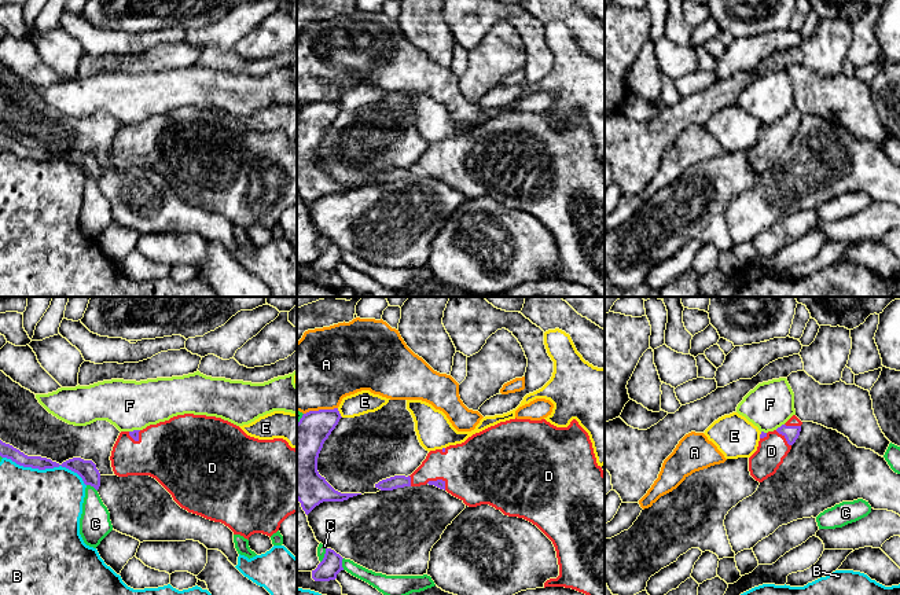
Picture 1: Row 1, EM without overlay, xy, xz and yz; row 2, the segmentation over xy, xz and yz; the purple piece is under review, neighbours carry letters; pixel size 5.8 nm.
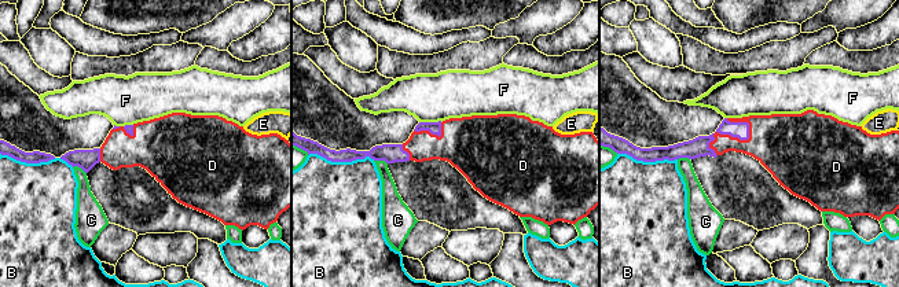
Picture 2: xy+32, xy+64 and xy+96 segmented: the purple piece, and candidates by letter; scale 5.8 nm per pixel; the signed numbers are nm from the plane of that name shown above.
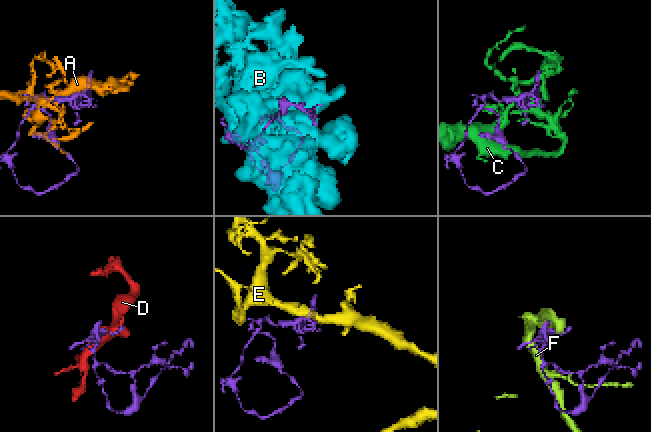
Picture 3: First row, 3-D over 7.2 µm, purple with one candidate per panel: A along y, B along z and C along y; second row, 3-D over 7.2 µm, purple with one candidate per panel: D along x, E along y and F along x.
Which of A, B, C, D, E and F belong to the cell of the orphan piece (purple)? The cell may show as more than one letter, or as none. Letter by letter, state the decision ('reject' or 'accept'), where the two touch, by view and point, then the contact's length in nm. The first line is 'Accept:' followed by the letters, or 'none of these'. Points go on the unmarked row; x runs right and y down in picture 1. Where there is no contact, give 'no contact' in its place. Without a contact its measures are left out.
Accept: D
A: reject; contact xz (320, 102); length 200 nm
B: reject; contact xy (46, 160); length 500 nm
C: reject; contact xz (324, 248); length 90 nm
D: accept; contact xz (439, 172); length 130 nm
E: reject; contact xz (338, 105); length 70 nm
F: reject; contact yz (781, 118); length 70 nm

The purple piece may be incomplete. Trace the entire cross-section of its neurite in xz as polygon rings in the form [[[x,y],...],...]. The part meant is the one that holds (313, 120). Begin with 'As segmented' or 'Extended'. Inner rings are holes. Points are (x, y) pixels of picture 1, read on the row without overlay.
As segmented. [[[338,100],[309,103],[297,115],[297,192],[308,207],[323,194],[344,194],[361,186],[335,183],[317,164],[324,133],[341,111]]]

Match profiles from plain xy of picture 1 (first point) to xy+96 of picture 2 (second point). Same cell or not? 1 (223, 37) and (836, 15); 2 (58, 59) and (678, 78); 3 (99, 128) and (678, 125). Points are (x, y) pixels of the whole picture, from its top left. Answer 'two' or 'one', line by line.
1: one
2: two
3: one

